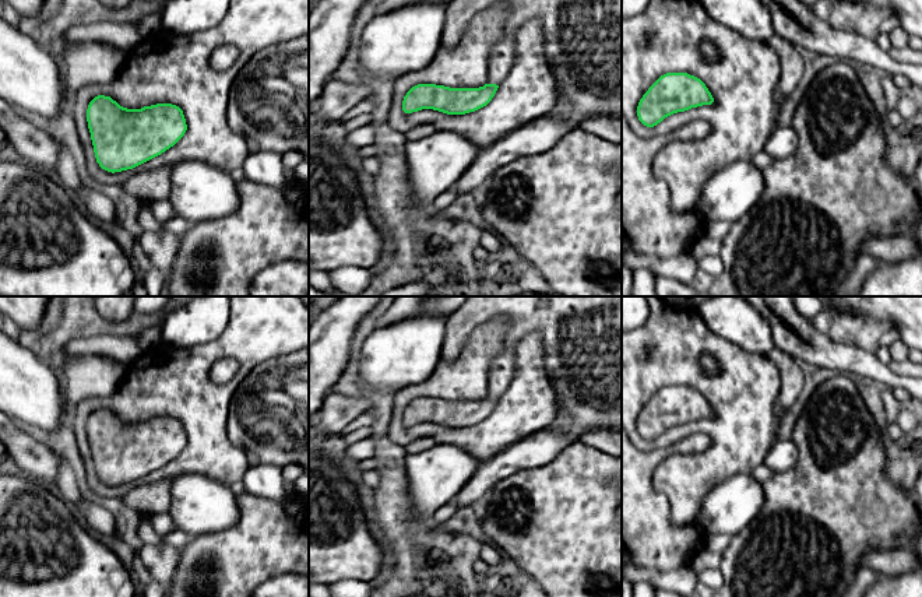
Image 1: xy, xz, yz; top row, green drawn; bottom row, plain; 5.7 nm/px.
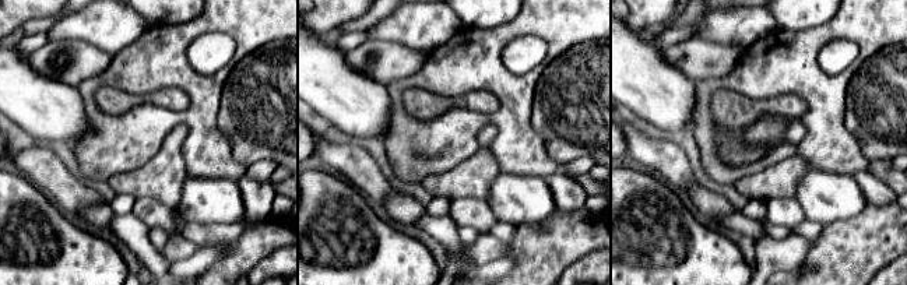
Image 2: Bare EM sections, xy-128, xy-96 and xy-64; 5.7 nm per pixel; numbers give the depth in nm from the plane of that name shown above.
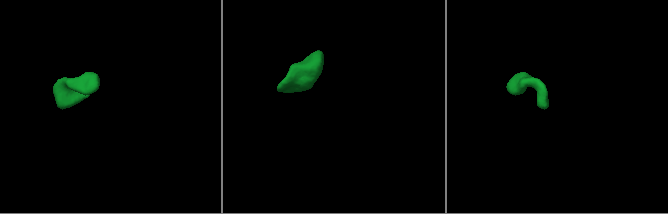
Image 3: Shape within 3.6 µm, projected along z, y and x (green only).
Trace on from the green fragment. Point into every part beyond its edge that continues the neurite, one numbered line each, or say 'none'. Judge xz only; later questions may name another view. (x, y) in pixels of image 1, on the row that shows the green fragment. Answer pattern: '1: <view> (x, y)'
1: xz (583, 38)

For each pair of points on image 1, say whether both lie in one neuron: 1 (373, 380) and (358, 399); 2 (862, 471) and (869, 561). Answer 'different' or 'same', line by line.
1: different
2: different

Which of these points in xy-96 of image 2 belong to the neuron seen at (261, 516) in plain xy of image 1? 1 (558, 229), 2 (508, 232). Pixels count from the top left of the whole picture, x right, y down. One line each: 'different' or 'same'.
1: same
2: different

